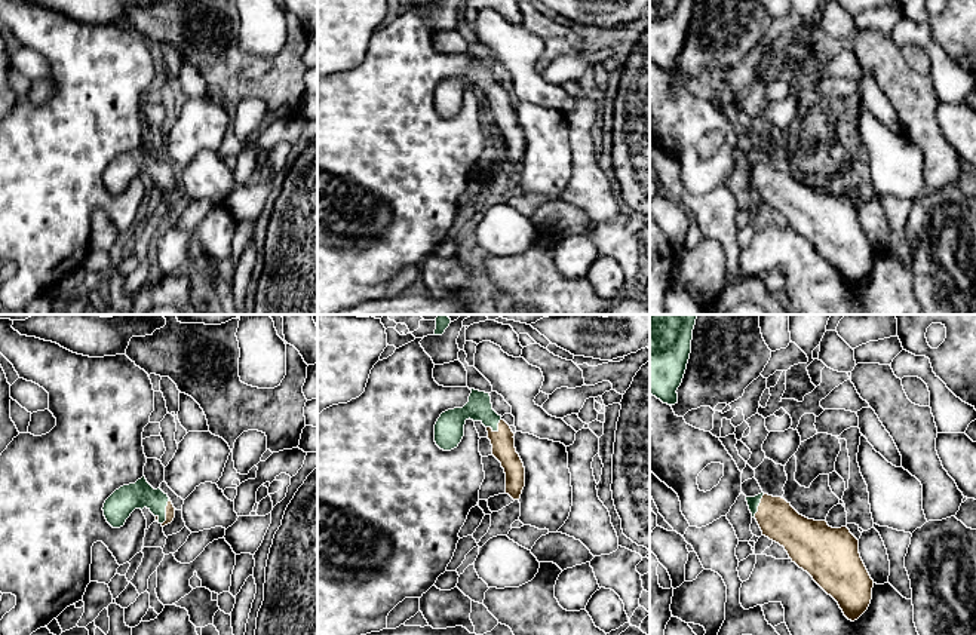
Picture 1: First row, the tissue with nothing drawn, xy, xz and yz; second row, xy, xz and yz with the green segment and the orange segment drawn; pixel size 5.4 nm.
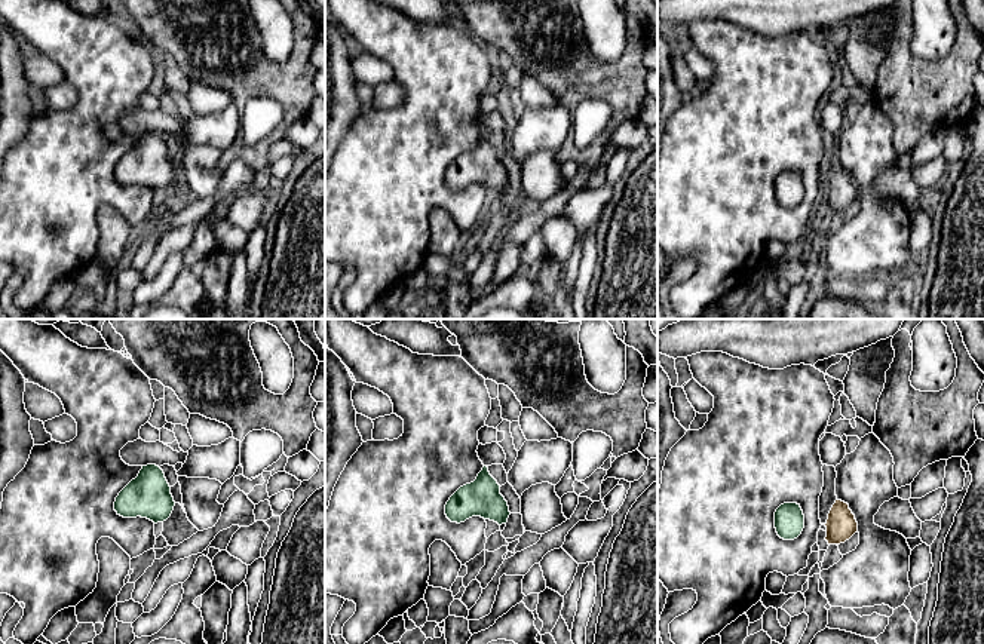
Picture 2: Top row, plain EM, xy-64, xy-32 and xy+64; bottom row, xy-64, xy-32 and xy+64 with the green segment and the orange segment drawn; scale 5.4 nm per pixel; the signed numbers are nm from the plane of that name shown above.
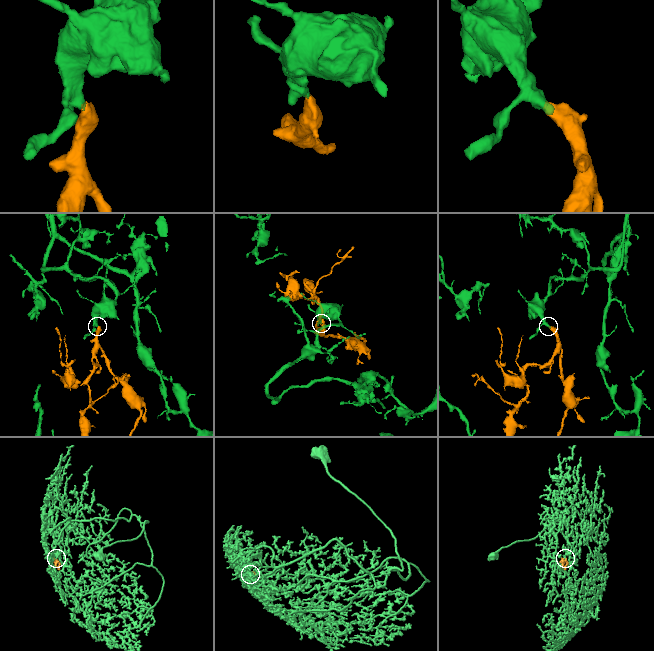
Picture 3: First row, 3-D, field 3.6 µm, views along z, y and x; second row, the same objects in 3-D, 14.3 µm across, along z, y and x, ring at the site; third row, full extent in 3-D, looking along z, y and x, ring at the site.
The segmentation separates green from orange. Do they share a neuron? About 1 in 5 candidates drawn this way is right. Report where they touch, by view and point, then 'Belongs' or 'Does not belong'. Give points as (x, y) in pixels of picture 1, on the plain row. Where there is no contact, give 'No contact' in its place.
Touches green at xy (165, 180). Belongs

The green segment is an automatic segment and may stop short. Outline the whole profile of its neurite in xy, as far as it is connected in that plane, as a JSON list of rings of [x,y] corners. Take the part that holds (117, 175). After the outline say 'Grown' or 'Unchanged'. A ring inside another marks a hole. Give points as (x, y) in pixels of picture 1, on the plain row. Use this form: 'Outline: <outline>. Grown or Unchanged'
Outline: [[[142,144],[135,151],[116,157],[104,171],[104,184],[113,196],[125,193],[135,177],[147,175],[156,188],[165,194],[175,185],[175,175],[160,156],[154,157]]]. Grown

